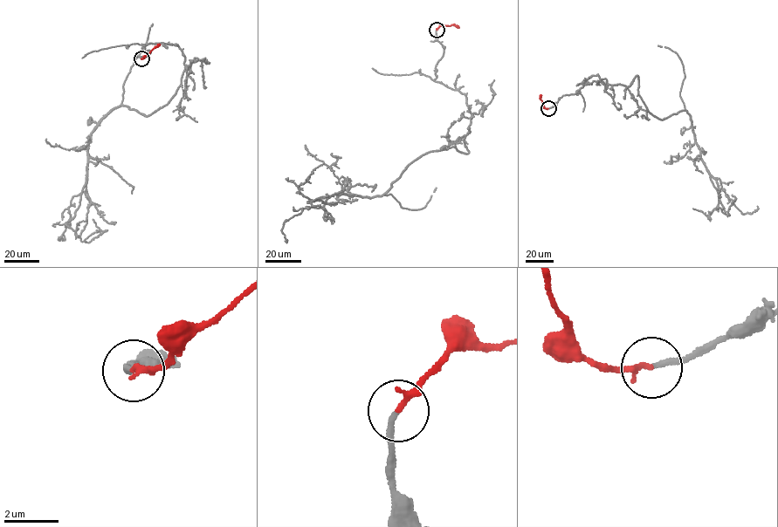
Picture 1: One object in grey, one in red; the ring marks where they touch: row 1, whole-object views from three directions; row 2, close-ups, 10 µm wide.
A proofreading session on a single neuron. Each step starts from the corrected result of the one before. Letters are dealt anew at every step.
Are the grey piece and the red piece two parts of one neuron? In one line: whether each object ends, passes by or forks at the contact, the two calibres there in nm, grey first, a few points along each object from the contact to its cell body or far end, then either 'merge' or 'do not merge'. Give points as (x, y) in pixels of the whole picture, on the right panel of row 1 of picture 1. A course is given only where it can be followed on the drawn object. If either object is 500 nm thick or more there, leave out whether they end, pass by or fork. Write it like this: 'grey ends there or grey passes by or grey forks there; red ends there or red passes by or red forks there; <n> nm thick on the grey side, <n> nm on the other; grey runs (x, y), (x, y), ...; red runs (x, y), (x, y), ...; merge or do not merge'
grey ends there; red ends there; 200 nm thick on the grey side, 220 nm on the other; grey runs (548, 108), (591, 76), (627, 86), (636, 76), (652, 115), (689, 114), (727, 216), (732, 195); red runs (548, 108), (544, 107), (540, 94); merge

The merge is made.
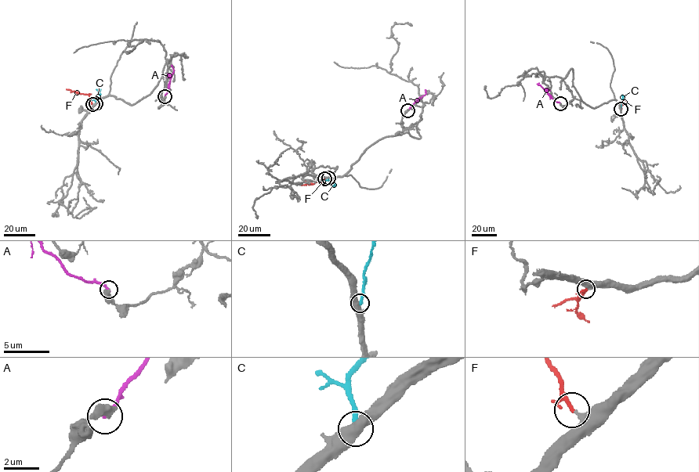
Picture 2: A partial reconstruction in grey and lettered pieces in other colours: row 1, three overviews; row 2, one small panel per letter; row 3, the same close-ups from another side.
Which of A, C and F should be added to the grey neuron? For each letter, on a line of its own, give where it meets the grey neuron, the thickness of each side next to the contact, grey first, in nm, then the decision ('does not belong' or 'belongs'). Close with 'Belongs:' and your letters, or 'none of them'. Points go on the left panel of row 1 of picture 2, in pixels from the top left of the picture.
A: contact (164, 96); calibres 550 and 240 nm; does not belong
C: contact (95, 103); calibres 600 and 280 nm; does not belong
F: contact (92, 104); calibres 320 and 160 nm; belongs
Belongs: F

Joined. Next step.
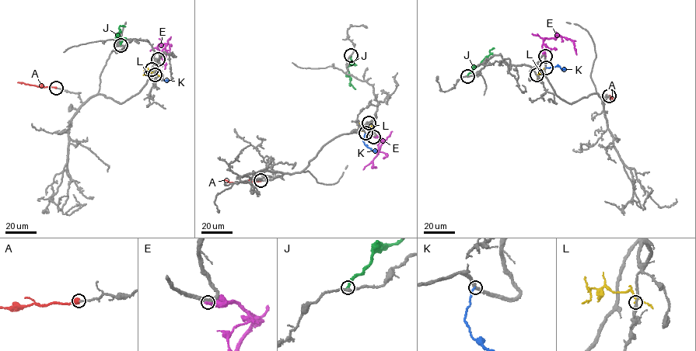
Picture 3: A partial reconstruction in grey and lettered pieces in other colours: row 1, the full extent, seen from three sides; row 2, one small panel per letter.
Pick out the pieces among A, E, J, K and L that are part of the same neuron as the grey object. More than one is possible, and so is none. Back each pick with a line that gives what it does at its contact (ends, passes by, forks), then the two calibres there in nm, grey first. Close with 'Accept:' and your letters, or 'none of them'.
A: it ends there; 190 nm thick on the grey side, 600 nm on the other
Accept: A

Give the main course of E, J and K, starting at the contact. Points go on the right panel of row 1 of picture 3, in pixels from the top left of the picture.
E: (545, 55), (542, 45), (544, 39), (557, 36), (573, 42), (576, 54)
J: (467, 76), (494, 48)
K: (545, 67), (558, 65), (564, 69), (562, 69)

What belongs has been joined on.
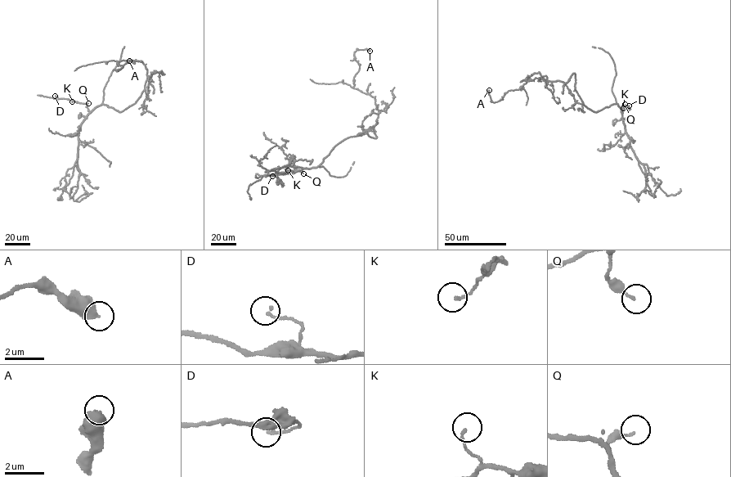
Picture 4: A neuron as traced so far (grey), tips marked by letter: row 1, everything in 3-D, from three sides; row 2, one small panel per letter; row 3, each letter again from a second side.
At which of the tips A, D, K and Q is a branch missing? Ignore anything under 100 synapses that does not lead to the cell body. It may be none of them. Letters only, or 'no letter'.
no letter

